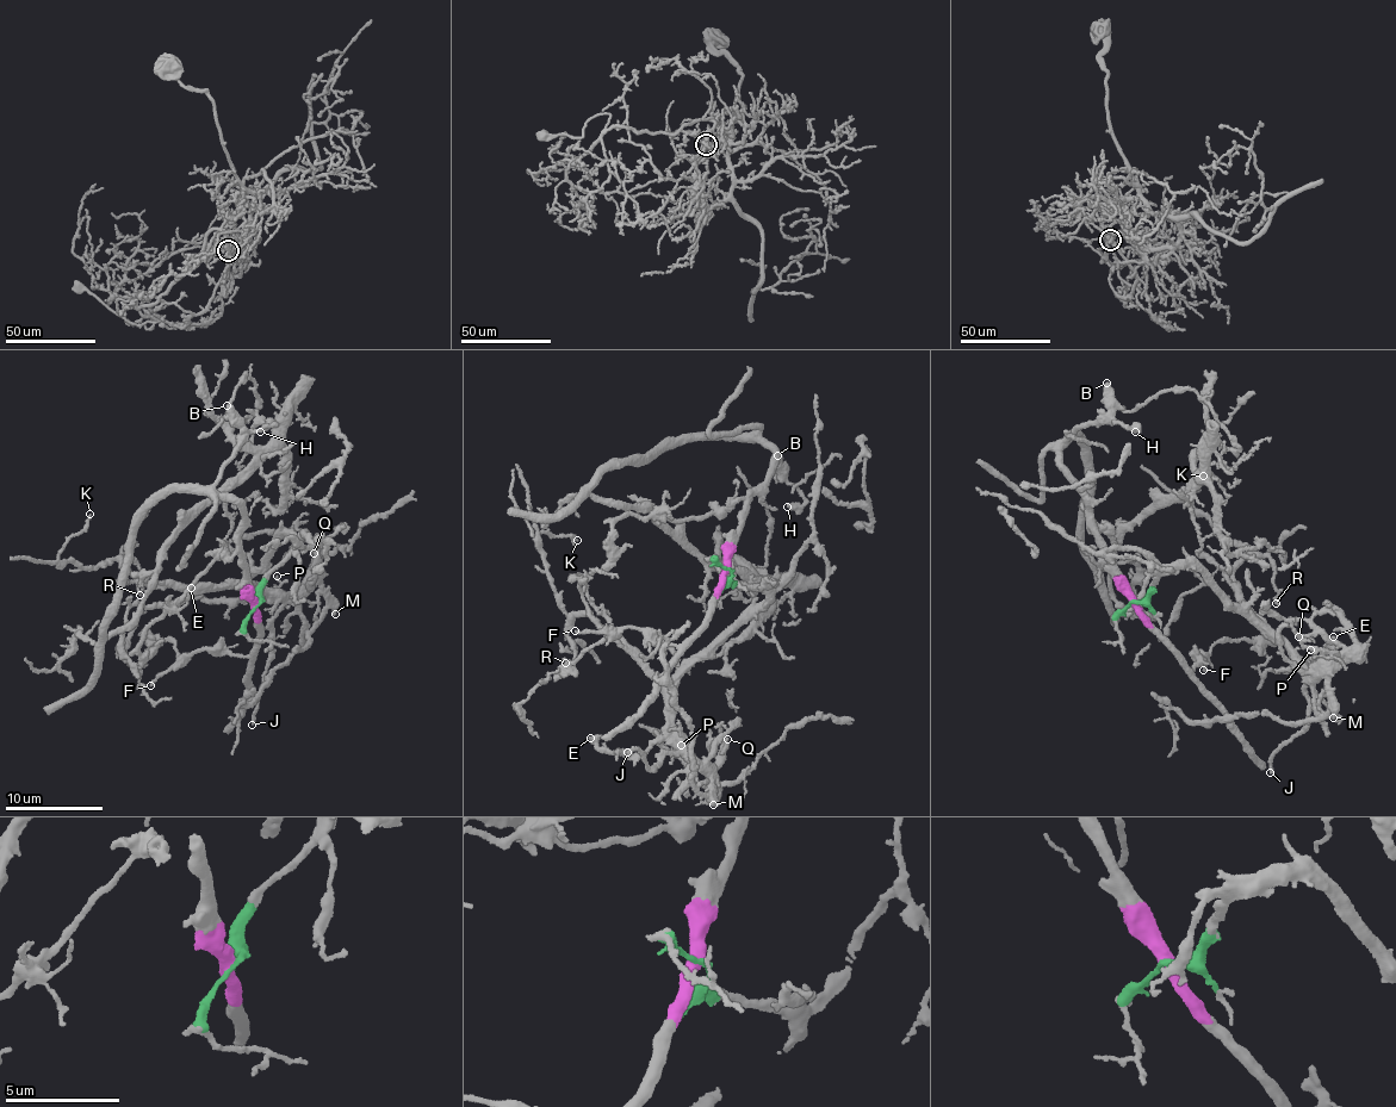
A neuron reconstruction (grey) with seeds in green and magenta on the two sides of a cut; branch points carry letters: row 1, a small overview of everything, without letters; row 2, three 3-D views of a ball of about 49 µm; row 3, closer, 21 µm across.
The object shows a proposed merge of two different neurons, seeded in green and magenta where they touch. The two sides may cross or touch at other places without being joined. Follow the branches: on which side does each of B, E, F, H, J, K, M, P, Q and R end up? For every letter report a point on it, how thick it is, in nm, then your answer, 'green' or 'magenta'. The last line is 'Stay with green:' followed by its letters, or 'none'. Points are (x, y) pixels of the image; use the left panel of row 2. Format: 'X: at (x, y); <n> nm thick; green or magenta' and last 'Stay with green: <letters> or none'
B: at (227, 405); 500 nm thick; magenta
E: at (191, 588); 480 nm thick; green
F: at (150, 685); 160 nm thick; magenta
H: at (260, 431); 400 nm thick; magenta
J: at (252, 725); 200 nm thick; green
K: at (90, 514); 130 nm thick; green
M: at (335, 614); 400 nm thick; green
P: at (277, 576); 80 nm thick; green
Q: at (314, 553); 140 nm thick; green
R: at (140, 595); 190 nm thick; green
Stay with green: E, J, K, M, P, Q, R

